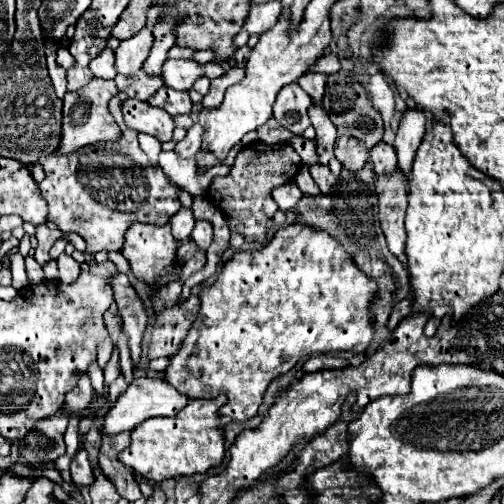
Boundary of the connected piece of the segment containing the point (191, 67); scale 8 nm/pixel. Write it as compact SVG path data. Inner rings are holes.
M168 59L162 65L162 75L164 83L176 91L188 91L196 79L208 77L216 79L224 75L224 67L216 61L210 61L206 65L200 65L194 59Z

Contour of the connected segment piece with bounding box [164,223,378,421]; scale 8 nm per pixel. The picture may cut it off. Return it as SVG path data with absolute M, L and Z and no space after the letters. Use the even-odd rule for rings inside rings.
M294 223L294 225L286 225L282 229L276 231L274 239L264 245L262 249L258 251L238 251L234 253L234 257L230 261L224 263L218 279L200 291L200 309L199 316L202 316L202 321L206 321L210 327L202 327L202 337L194 349L194 353L188 357L188 359L172 359L170 361L170 367L164 371L164 379L176 387L180 393L188 395L190 399L194 397L218 397L220 393L228 395L228 399L232 403L236 403L238 411L242 411L242 421L254 417L258 413L258 407L262 405L262 397L264 397L264 391L266 387L270 385L270 381L282 373L288 373L300 359L306 359L308 355L312 353L328 353L328 351L352 351L352 353L364 353L374 337L374 327L372 327L372 311L368 311L372 299L376 297L378 293L378 285L368 277L364 275L364 271L360 271L352 259L352 255L348 255L344 251L344 247L340 247L340 243L336 243L336 239L332 239L332 235L328 235L326 231L316 231L308 225L300 225L300 223Z

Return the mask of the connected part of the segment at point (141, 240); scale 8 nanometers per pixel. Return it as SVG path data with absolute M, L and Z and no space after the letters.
M134 223L126 233L121 252L138 280L144 281L144 285L148 285L150 289L158 289L164 283L180 279L180 261L176 257L176 249L178 249L178 241L172 235L170 223L162 227Z

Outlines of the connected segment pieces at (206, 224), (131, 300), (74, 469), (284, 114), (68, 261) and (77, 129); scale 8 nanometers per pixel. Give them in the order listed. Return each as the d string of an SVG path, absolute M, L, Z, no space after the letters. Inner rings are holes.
M196 221L194 231L192 231L192 239L200 249L208 249L208 245L212 241L212 223L210 221Z
M118 273L114 275L112 281L114 287L114 301L118 305L118 313L122 317L122 327L128 337L128 347L130 347L130 357L132 365L136 367L140 357L142 357L142 339L144 339L144 329L148 325L148 315L142 299L130 285L128 277Z
M80 449L80 451L74 455L74 459L72 459L72 463L70 463L70 477L72 477L72 481L74 481L76 485L80 485L80 487L90 485L90 483L94 481L92 465L90 465L88 455L86 455L84 449Z
M288 83L280 89L280 95L274 103L274 119L292 131L294 135L302 135L310 125L306 109L312 105L312 97L300 89L298 83Z
M62 253L60 257L58 257L58 271L60 271L60 283L74 283L76 279L78 279L78 275L80 275L80 265L70 257L70 255L66 255L66 253Z
M94 77L80 91L68 91L64 95L64 125L62 125L62 145L60 155L70 155L76 149L90 145L94 141L118 141L122 137L120 127L116 125L112 113L108 111L108 101L118 93L114 81Z

